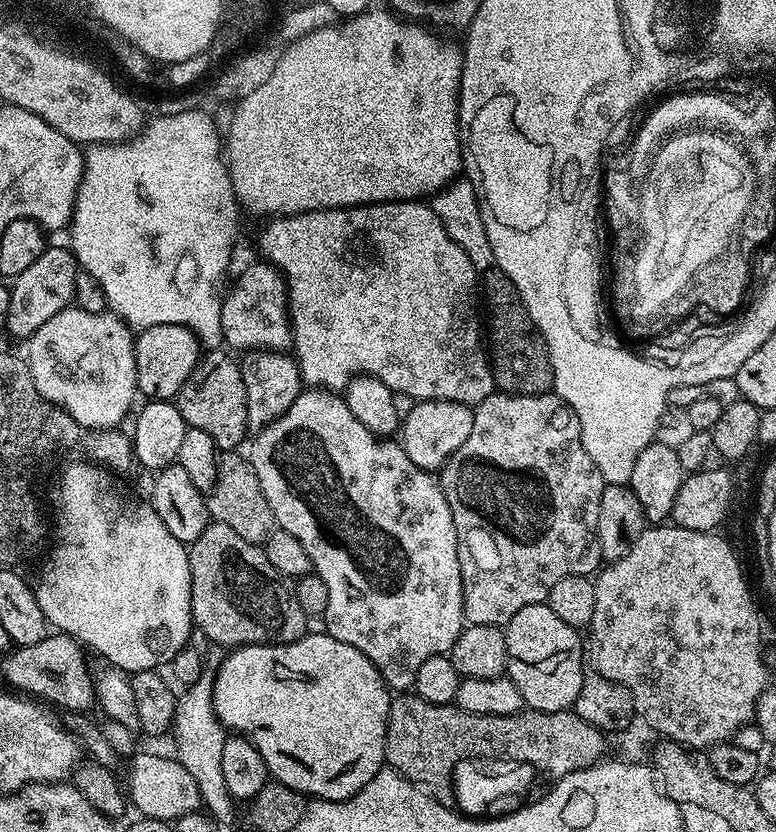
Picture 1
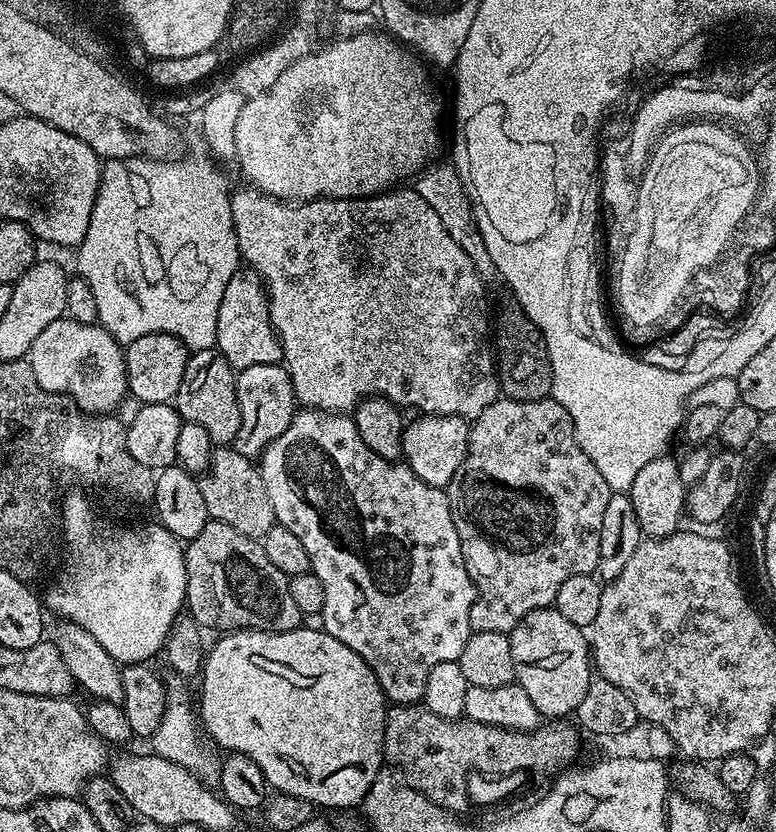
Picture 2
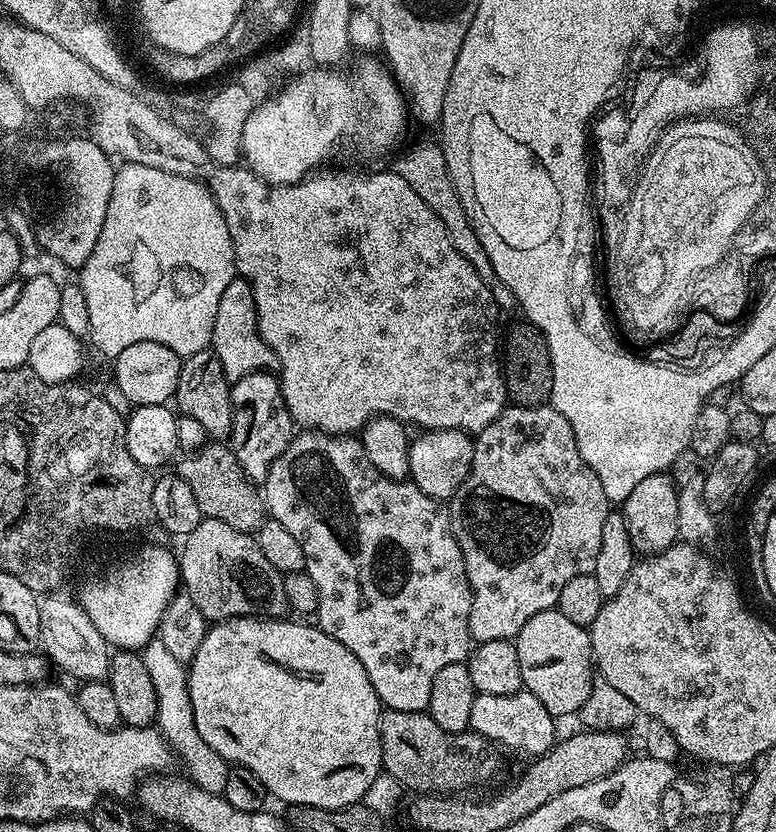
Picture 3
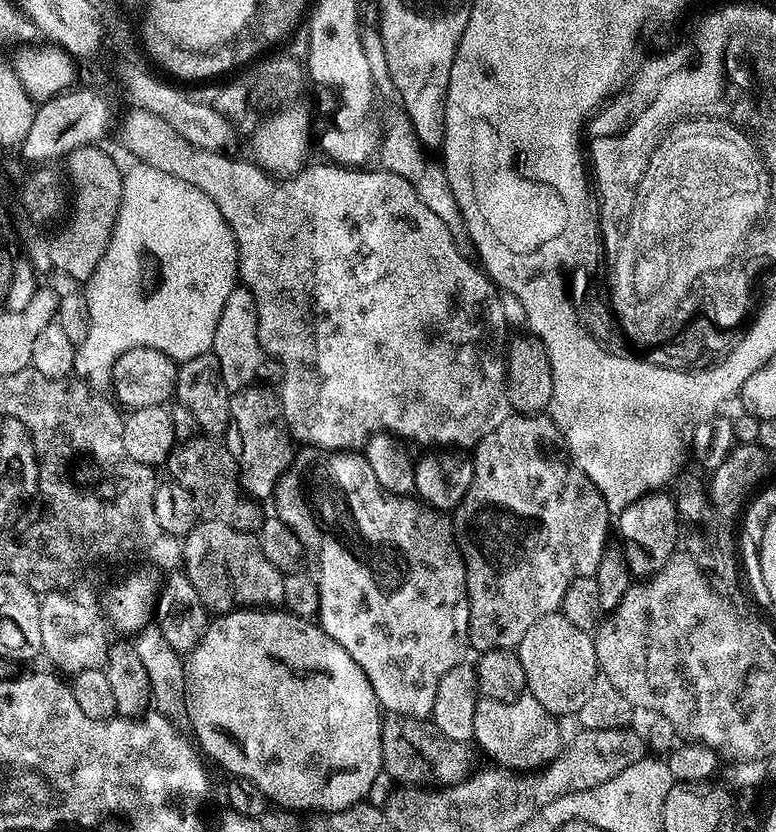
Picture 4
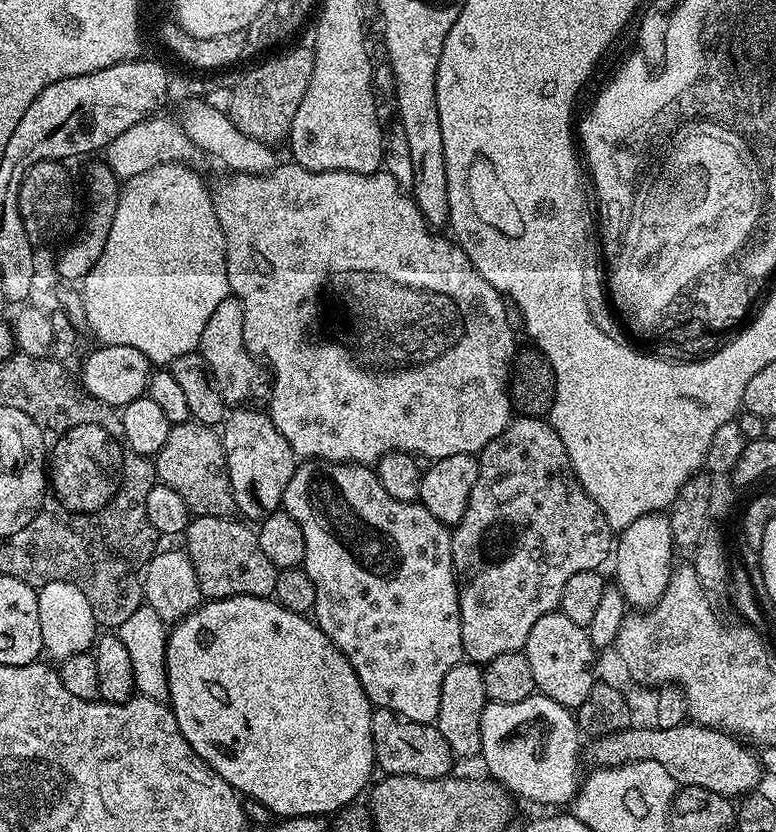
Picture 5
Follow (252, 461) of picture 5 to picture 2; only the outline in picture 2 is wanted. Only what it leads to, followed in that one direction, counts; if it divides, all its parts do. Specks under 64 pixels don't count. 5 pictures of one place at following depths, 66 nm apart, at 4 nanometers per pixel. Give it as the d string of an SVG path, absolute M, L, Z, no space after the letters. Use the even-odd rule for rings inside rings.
M283 363L262 366L246 366L236 372L236 393L238 394L238 414L242 414L242 426L238 426L238 434L234 447L238 454L249 458L259 458L290 426L292 417L298 411L298 401L294 394L294 386L290 382L290 374Z

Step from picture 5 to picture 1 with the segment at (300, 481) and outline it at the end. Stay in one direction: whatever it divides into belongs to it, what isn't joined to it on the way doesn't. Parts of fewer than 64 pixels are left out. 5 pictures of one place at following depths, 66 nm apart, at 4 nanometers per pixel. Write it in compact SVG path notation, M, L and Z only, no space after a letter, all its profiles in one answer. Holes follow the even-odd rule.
M309 387L301 391L290 410L286 410L286 414L259 429L255 436L256 441L253 442L252 449L247 449L246 455L258 474L258 482L262 482L262 494L266 494L266 502L270 502L270 510L276 523L283 531L294 534L298 542L302 542L306 554L310 554L315 575L320 576L322 582L326 582L330 602L326 602L322 623L325 624L323 627L327 635L338 638L338 642L346 642L362 650L362 654L366 654L366 658L374 662L378 674L382 674L393 693L407 693L416 683L418 666L422 666L426 658L451 653L454 642L458 642L458 634L462 634L466 626L458 538L454 530L454 518L450 514L450 502L446 502L446 494L440 489L439 479L433 473L414 466L414 462L406 458L406 450L395 439L381 438L366 430L366 426L362 426L362 422L358 422L358 418L350 414L350 406L344 404L343 395L319 388Z

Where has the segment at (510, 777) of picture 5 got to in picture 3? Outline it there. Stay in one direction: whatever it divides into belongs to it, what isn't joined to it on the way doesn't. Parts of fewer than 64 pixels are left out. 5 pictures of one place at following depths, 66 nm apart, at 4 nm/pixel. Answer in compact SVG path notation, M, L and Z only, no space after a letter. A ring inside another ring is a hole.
M527 690L514 694L478 694L470 709L471 731L486 737L492 745L499 746L505 753L517 752L527 758L542 757L557 743L556 724L557 721L548 713L546 706L542 706L542 702L538 702L538 698L534 698L534 694Z

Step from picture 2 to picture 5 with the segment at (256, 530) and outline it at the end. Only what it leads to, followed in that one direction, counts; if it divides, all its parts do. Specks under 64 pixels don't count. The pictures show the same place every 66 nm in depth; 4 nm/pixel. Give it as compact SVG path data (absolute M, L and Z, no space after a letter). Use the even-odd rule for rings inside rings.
M195 422L172 425L166 446L162 446L154 458L154 476L159 483L170 486L170 490L175 490L181 496L193 517L231 517L236 512L224 441L215 427Z

